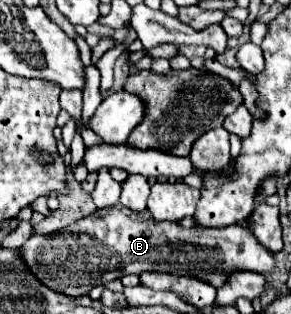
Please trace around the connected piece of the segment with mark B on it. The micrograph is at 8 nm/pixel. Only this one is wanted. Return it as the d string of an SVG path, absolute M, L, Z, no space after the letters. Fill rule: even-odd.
M117 203L112 207L97 209L95 213L51 233L31 235L19 249L27 269L49 289L67 297L87 295L95 285L105 283L107 275L119 279L129 273L175 273L205 279L213 287L225 283L229 269L247 269L269 273L275 267L275 257L265 251L253 233L243 225L229 227L191 227L185 229L177 223L155 221L149 211L133 215L127 207ZM203 249L203 257L201 257Z

